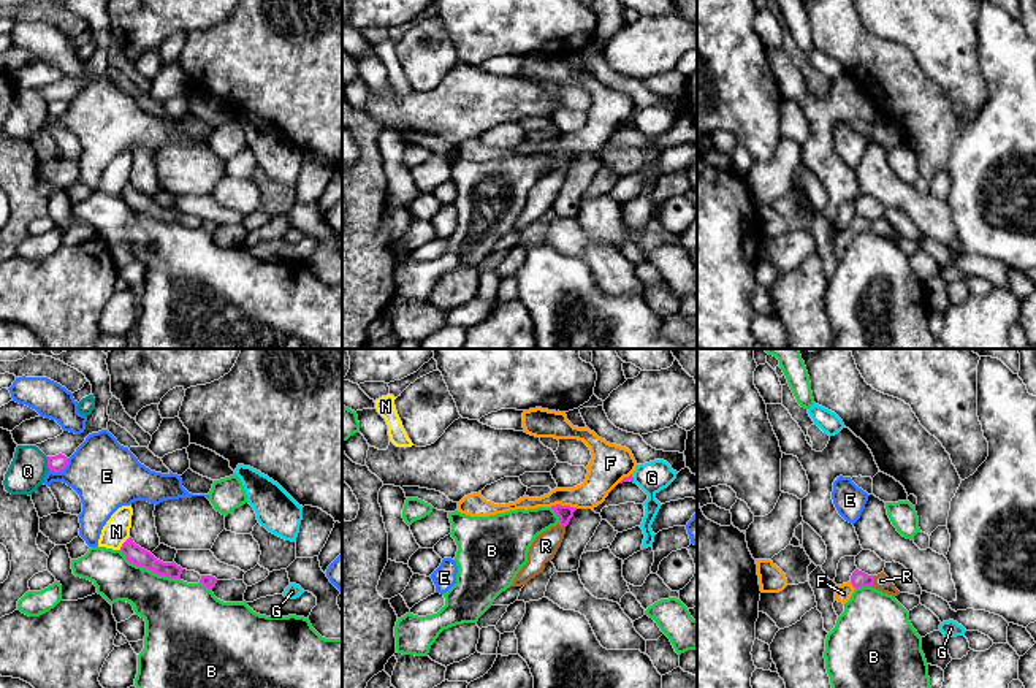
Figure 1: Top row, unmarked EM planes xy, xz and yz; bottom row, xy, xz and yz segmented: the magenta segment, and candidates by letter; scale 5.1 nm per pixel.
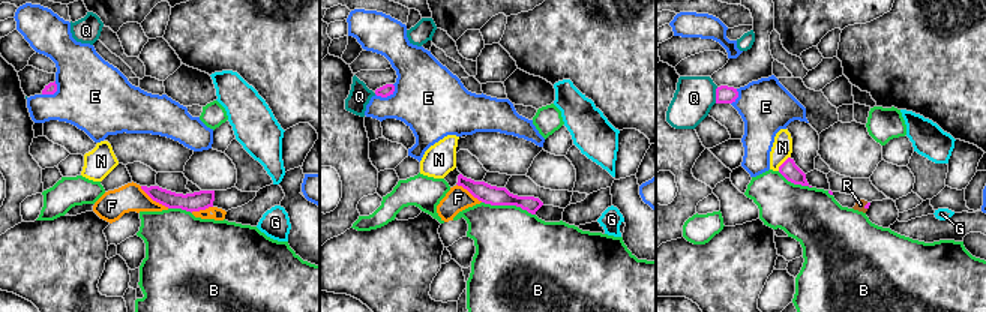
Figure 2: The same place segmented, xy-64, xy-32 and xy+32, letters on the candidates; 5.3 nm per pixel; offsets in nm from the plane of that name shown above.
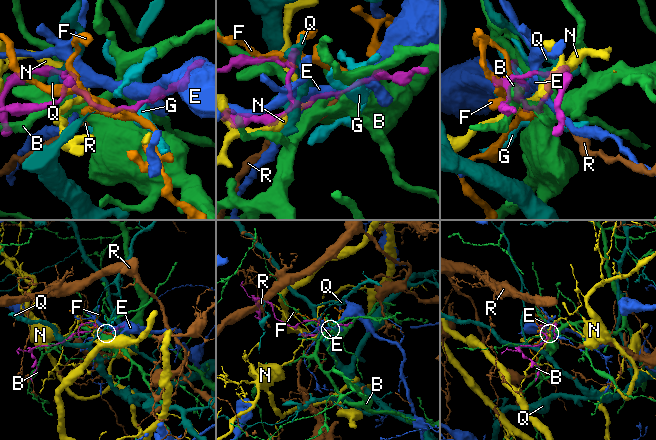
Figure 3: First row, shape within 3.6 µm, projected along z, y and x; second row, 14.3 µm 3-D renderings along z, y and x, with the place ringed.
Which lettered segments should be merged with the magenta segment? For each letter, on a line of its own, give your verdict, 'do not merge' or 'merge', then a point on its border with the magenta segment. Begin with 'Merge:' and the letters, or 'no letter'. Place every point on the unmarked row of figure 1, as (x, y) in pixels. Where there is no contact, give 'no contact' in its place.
Merge: R
B: do not merge | xy (149, 214)
E: do not merge | xy (60, 114)
F: do not merge | xz (564, 151)
G: do not merge | xz (632, 122)
N: do not merge | xy (124, 187)
Q: do not merge | xy (48, 108)
R: merge | yz (873, 225)

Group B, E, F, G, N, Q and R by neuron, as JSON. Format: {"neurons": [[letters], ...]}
{"neurons": [["B"], ["E"], ["F"], ["G"], ["N"], ["Q"], ["R"]]}

